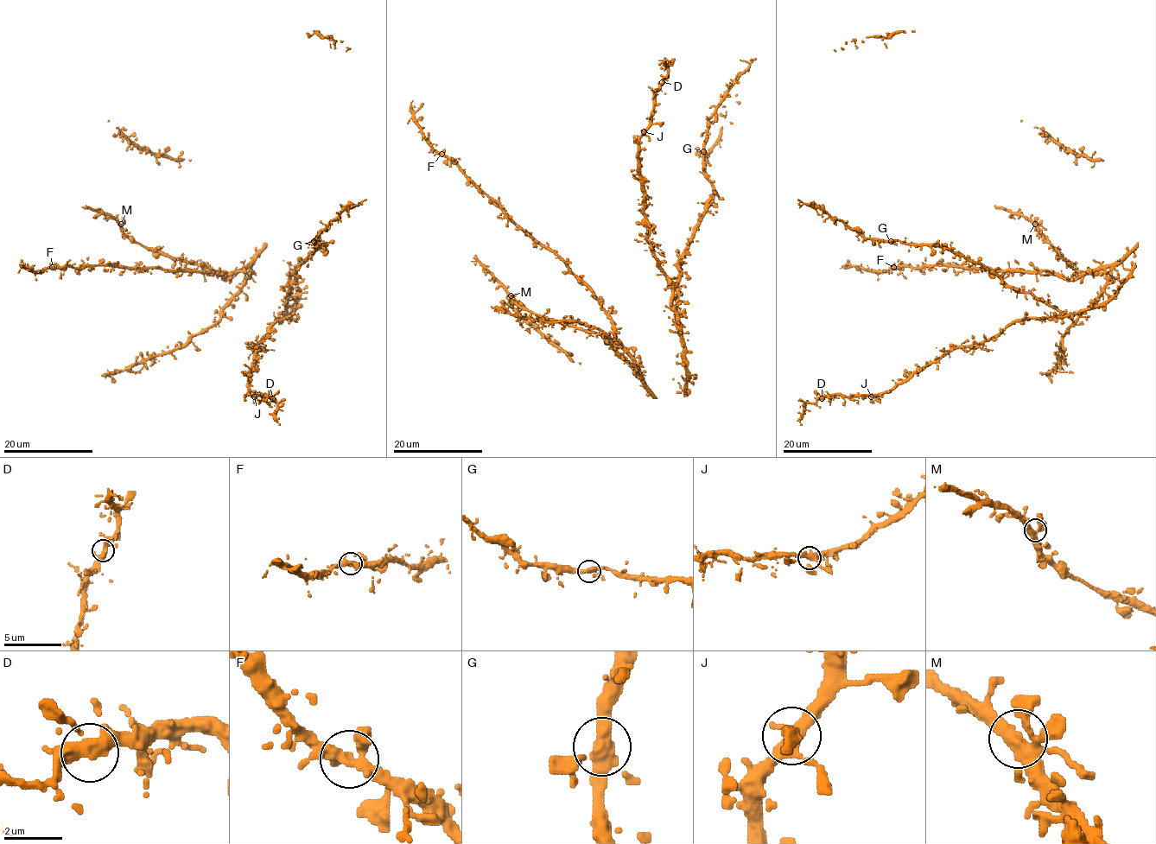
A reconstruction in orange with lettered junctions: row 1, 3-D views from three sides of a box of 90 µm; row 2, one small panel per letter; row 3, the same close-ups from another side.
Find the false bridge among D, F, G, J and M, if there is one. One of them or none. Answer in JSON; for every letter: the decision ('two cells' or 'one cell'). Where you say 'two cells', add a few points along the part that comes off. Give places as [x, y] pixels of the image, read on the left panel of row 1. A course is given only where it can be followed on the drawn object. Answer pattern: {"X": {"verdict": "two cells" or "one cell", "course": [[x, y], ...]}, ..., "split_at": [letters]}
{"D": {"verdict": "one cell"}, "F": {"verdict": "one cell"}, "G": {"verdict": "one cell"}, "J": {"verdict": "one cell"}, "M": {"verdict": "one cell"}, "split_at": []}

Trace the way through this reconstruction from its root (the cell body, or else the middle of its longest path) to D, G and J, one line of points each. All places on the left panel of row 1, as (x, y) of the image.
D: (291, 312), (269, 328), (254, 349), (254, 368), (250, 374), (249, 393), (268, 395), (272, 398)
G: (291, 312), (287, 313), (288, 277), (323, 244), (314, 242)
J: (291, 312), (269, 328), (254, 349), (254, 368), (249, 382), (249, 393), (254, 396)

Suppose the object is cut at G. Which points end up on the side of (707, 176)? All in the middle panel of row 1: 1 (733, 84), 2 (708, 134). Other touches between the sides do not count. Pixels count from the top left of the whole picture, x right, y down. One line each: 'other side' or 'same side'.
1: other side
2: other side

